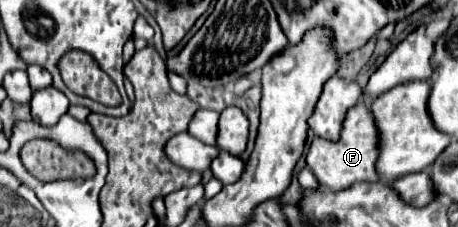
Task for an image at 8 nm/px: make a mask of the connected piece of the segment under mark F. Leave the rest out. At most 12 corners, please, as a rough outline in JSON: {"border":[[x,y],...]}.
{"border":[[347,111],[337,141],[315,137],[307,165],[321,187],[377,181],[371,111]]}

